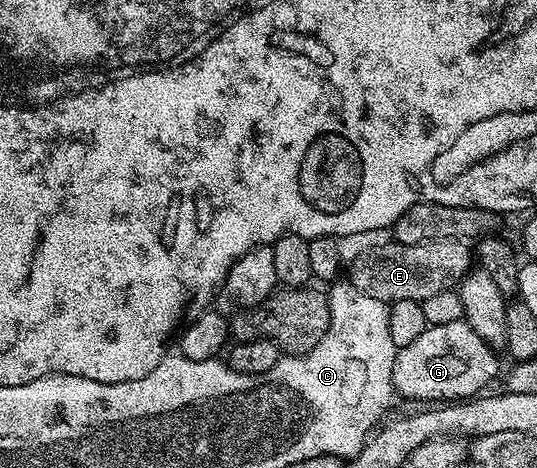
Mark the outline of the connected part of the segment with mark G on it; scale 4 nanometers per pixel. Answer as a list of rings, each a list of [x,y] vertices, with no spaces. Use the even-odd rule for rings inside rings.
[[[465,321],[427,326],[417,341],[398,348],[393,365],[395,390],[407,399],[431,399],[427,401],[459,401],[464,397],[475,397],[498,373],[499,358]]]

